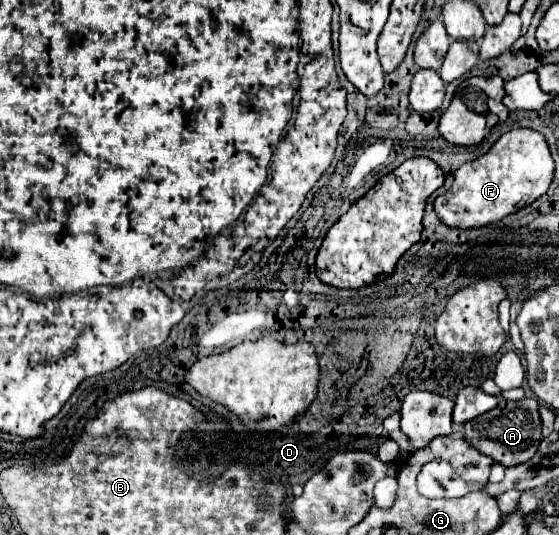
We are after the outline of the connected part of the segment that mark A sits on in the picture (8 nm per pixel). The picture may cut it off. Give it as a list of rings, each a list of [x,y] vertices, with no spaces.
[[[524,398],[518,402],[500,400],[494,410],[484,412],[480,418],[474,418],[460,428],[472,446],[476,446],[482,454],[488,454],[494,462],[502,466],[518,466],[522,462],[528,462],[536,454],[536,448],[542,440],[538,402],[532,398]]]

